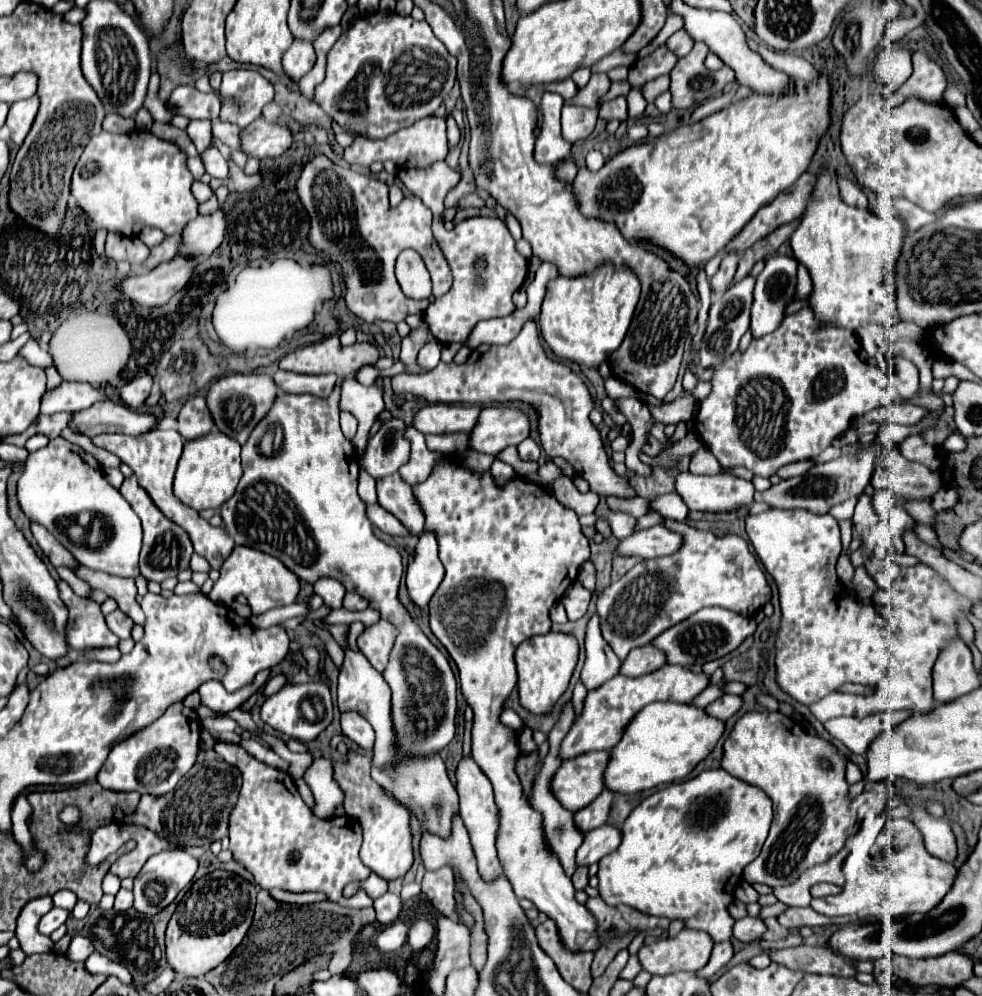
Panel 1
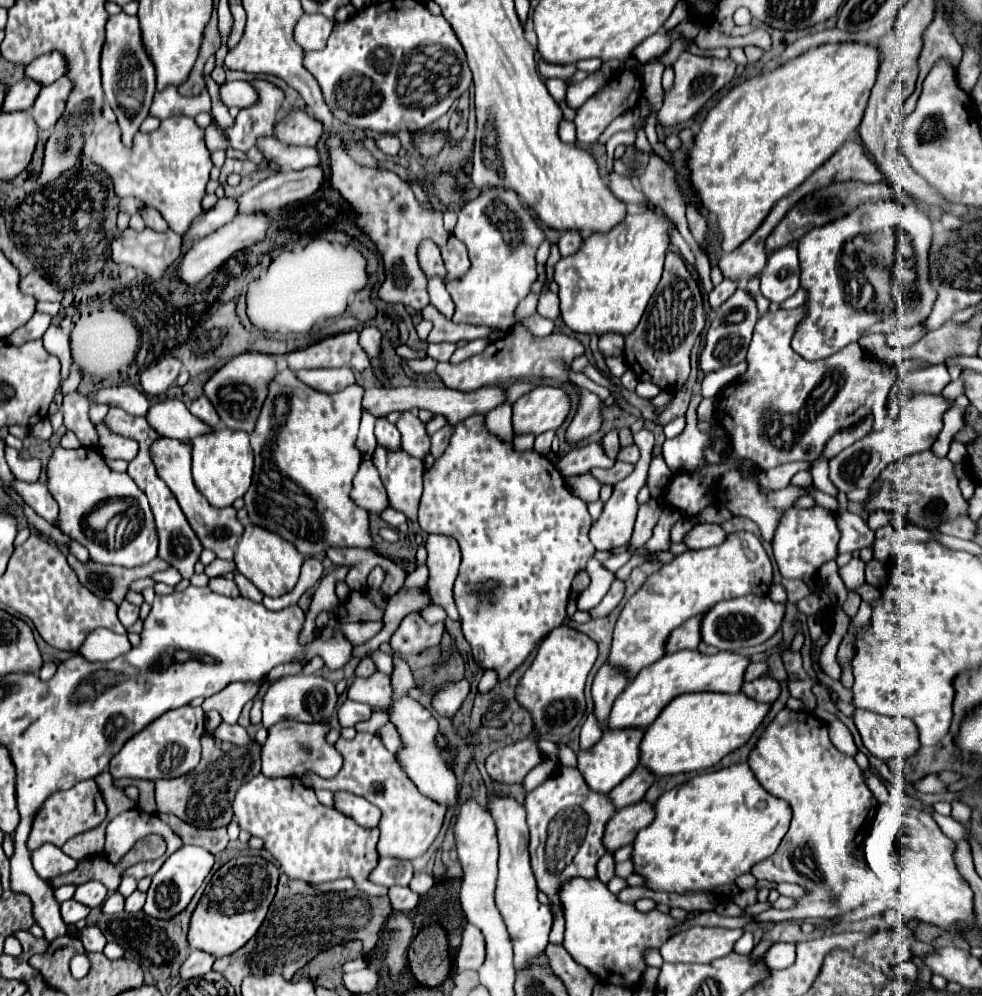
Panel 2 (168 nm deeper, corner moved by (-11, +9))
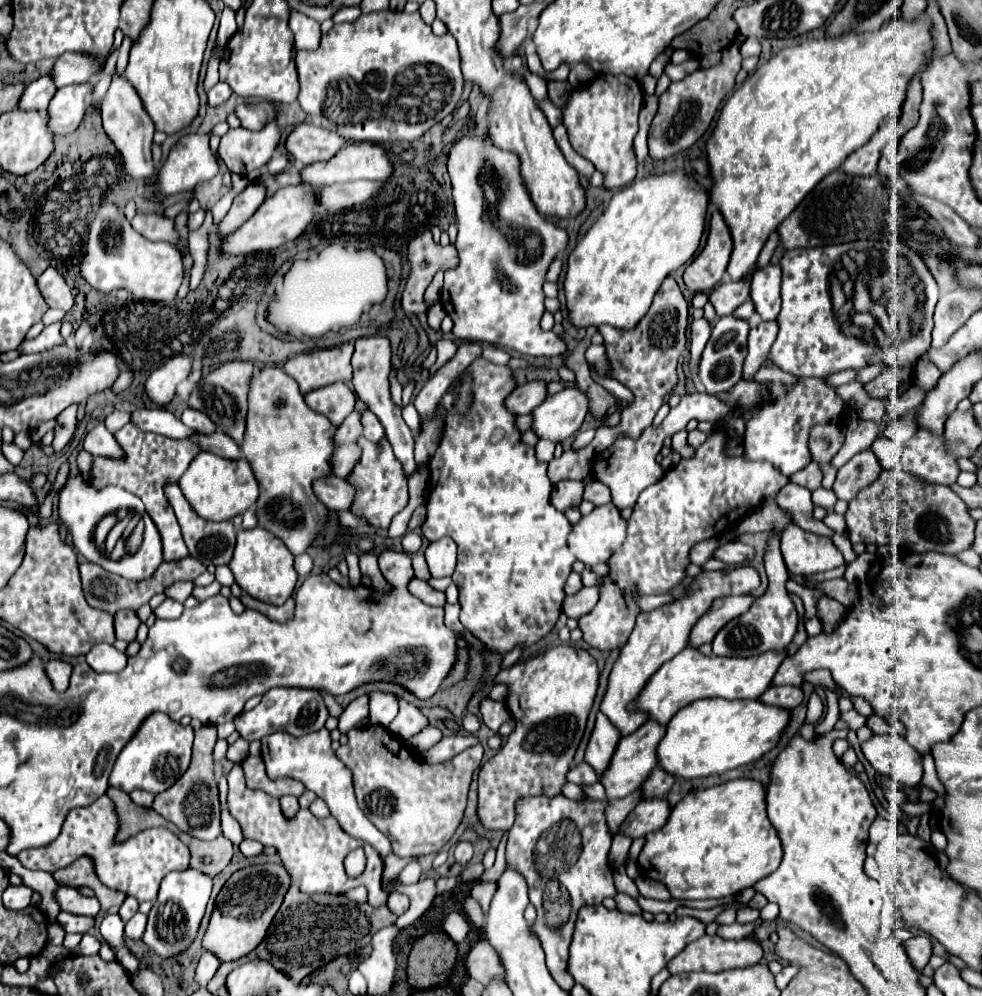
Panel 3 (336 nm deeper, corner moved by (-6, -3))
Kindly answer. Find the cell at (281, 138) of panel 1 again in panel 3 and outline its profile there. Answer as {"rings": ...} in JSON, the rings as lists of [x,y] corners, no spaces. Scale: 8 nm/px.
{"rings":[[[300,123],[286,137],[286,151],[294,161],[310,165],[314,161],[330,159],[340,147],[348,141],[340,139],[340,135],[324,131],[322,127]]]}

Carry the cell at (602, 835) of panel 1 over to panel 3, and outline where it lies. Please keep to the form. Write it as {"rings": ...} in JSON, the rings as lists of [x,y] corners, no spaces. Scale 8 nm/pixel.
{"rings":[[[644,799],[634,807],[632,813],[628,813],[624,823],[620,825],[620,833],[630,839],[644,837],[666,823],[668,811],[670,805],[664,799]]]}

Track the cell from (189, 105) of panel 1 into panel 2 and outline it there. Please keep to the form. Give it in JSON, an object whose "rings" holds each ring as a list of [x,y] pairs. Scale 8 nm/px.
{"rings":[[[233,81],[233,83],[225,83],[221,85],[221,99],[227,107],[251,107],[253,103],[257,103],[259,95],[257,89],[247,83],[247,81]]]}

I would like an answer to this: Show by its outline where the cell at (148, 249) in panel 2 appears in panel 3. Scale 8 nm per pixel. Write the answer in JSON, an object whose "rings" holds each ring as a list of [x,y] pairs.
{"rings":[[[104,205],[92,221],[80,265],[82,277],[98,291],[128,289],[138,299],[172,301],[182,283],[184,265],[178,249],[168,241],[148,241],[136,233],[116,205]]]}

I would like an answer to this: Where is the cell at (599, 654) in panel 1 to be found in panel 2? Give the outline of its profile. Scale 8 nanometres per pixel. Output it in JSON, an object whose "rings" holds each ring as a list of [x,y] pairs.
{"rings":[[[605,663],[595,681],[593,681],[593,687],[591,687],[591,693],[593,693],[593,701],[595,701],[595,717],[599,721],[599,727],[605,731],[609,731],[609,725],[607,725],[607,717],[609,717],[609,711],[615,703],[615,699],[621,695],[621,691],[625,689],[627,685],[627,679],[613,671],[613,667],[609,663]]]}

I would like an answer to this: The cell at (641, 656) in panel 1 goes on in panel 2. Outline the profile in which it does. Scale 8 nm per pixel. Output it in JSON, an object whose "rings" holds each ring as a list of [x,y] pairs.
{"rings":[[[703,613],[689,619],[681,627],[677,627],[671,633],[669,643],[665,645],[667,653],[675,653],[681,649],[697,649],[697,645],[701,643],[701,619],[703,619]]]}

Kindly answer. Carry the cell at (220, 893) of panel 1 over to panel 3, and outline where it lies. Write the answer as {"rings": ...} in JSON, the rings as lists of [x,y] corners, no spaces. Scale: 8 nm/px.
{"rings":[[[276,863],[250,865],[236,871],[224,883],[222,891],[216,897],[208,929],[202,939],[204,951],[214,953],[220,961],[234,961],[256,949],[256,945],[264,939],[266,929],[272,923],[276,911],[280,909],[288,887],[290,887],[288,873],[284,873],[284,867]]]}

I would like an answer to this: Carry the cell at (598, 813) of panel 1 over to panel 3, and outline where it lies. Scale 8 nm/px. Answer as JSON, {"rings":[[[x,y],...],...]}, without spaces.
{"rings":[[[656,767],[656,769],[650,773],[650,777],[644,781],[644,785],[640,787],[642,797],[644,797],[644,799],[654,799],[654,797],[660,799],[660,797],[664,797],[664,795],[670,791],[672,783],[674,783],[674,777]]]}

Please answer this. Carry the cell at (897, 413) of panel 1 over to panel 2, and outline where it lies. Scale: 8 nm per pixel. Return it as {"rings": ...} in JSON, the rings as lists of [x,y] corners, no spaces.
{"rings":[[[959,377],[957,381],[951,381],[945,389],[943,389],[943,395],[945,395],[945,399],[949,399],[949,401],[953,401],[955,397],[959,397],[959,395],[963,395],[965,393],[965,381]]]}

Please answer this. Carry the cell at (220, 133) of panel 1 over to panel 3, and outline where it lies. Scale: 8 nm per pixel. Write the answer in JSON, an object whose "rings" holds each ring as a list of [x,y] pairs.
{"rings":[[[350,143],[342,147],[332,159],[328,161],[318,161],[312,165],[306,165],[300,169],[300,179],[302,183],[308,185],[332,185],[332,183],[346,183],[346,181],[358,181],[358,179],[372,179],[372,181],[386,181],[392,175],[392,163],[386,157],[384,149],[372,143]]]}

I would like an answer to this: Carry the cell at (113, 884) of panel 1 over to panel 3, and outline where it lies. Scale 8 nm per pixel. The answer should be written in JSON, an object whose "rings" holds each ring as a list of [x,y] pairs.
{"rings":[[[126,897],[124,903],[122,903],[122,907],[120,907],[120,917],[122,917],[122,921],[128,921],[136,911],[138,911],[138,901],[132,899],[132,897]]]}

